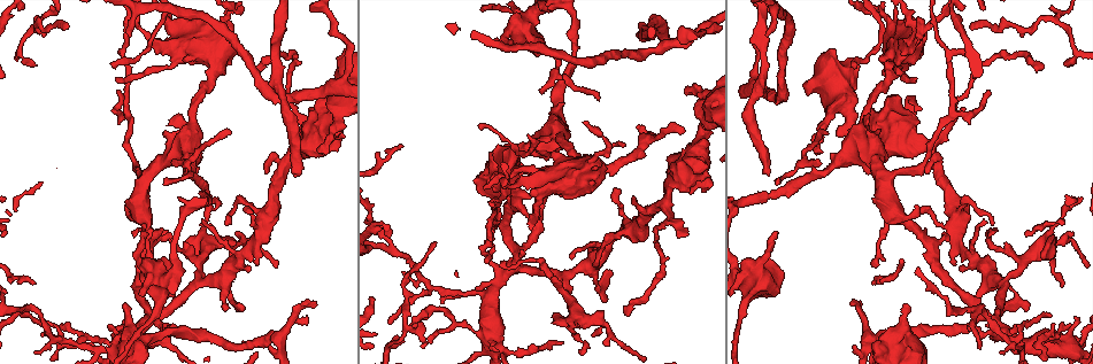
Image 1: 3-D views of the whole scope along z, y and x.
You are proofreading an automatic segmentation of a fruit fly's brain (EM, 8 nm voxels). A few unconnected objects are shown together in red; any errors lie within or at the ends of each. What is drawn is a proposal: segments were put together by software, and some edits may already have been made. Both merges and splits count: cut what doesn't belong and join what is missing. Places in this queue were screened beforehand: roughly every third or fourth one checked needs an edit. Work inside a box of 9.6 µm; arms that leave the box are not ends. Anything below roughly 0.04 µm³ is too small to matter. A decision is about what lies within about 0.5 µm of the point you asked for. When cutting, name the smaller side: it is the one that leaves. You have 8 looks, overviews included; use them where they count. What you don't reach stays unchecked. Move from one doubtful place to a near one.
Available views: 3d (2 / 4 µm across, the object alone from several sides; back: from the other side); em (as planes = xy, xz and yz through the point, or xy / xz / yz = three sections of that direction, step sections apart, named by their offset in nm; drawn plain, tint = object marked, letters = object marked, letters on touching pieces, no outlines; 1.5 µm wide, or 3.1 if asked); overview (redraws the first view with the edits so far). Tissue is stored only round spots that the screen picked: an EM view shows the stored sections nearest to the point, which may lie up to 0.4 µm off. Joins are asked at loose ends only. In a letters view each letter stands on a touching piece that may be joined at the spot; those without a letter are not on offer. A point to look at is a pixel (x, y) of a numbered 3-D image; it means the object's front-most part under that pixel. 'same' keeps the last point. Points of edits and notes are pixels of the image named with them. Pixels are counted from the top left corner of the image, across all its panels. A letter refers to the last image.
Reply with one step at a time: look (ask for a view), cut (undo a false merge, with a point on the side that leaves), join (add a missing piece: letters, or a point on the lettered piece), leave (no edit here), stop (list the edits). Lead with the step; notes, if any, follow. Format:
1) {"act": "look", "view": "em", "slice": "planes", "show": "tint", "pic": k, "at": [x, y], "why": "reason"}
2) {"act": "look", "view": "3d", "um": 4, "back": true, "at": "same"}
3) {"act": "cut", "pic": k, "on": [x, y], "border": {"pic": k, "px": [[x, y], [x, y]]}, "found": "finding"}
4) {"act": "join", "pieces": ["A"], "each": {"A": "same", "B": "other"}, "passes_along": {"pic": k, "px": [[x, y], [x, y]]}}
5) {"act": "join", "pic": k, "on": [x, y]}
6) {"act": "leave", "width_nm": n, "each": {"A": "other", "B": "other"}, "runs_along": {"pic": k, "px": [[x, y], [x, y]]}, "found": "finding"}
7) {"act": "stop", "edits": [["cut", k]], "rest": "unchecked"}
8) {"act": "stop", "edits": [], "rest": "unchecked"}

{"act": "look", "view": "3d", "um": 2, "back": true, "pic": 1, "at": [767, 174], "why": "free end"}

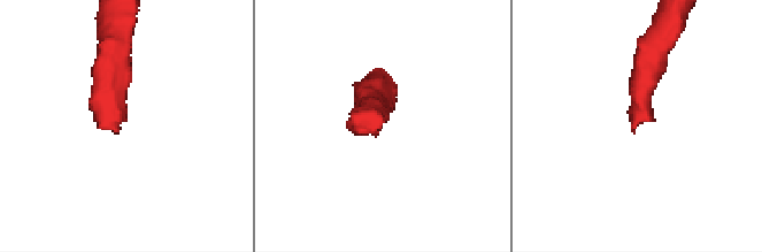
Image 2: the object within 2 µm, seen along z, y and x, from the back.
{"act": "look", "view": "em", "slice": "xz", "step": 8, "show": "letters", "pic": 2, "at": [375, 133], "why": "shape alone is not enough"}

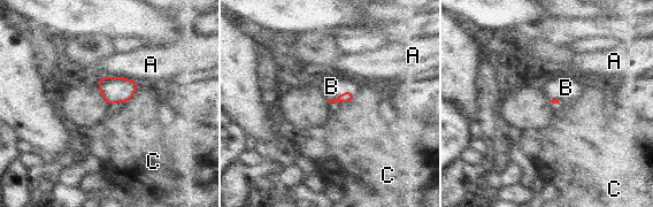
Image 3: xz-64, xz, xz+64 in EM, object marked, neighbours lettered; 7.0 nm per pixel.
{"act": "join", "pieces": ["B"], "longest_contact_nm": ["A", 300], "each": {"A": "other", "B": "same", "C": "other"}, "passes_along": {"pic": 3, "px": [[346, 97], [342, 93], [331, 86]]}, "found": "the neuron continues"}

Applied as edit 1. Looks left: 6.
{"act": "look", "view": "overview", "why": "see it whole again"}

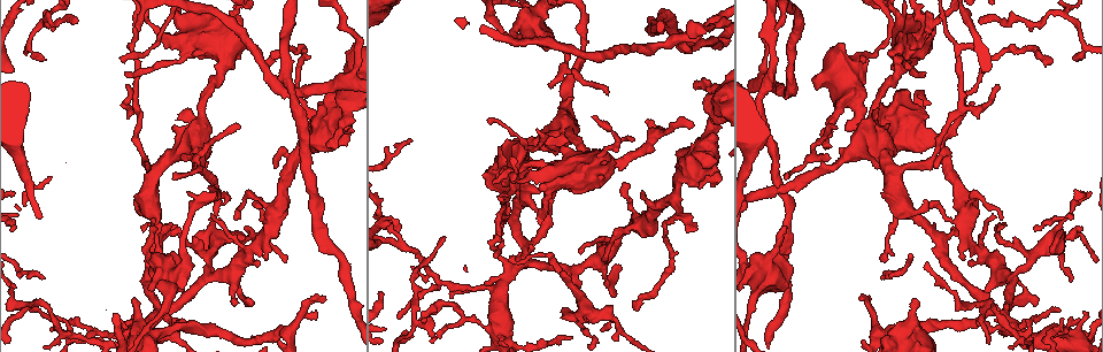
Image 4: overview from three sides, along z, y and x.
{"act": "look", "view": "em", "slice": "planes", "show": "letters", "pic": 4, "at": [325, 300], "why": "branch stops here"}

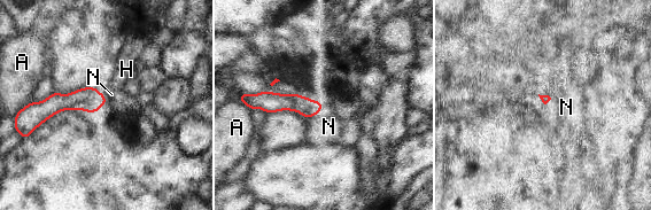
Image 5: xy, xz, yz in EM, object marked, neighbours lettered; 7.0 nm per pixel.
{"act": "leave", "each": {"A": "other", "H": "other", "N": "other"}, "runs_along": {"pic": 5, "px": [[102, 99], [55, 102], [35, 110]]}, "found": "none of them fits"}

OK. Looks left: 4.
{"act": "look", "view": "em", "slice": "xy", "step": 8, "show": "tint", "pic": 4, "at": [38, 302], "why": "a fork"}

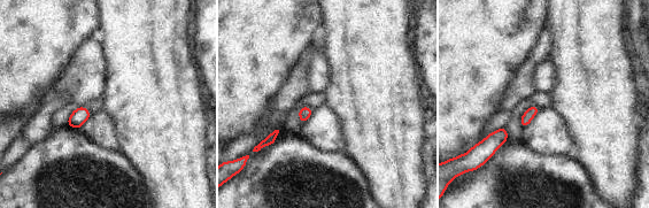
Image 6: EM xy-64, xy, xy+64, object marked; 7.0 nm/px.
{"act": "look", "view": "em", "slice": "planes", "show": "letters", "at": "same", "why": "another direction"}

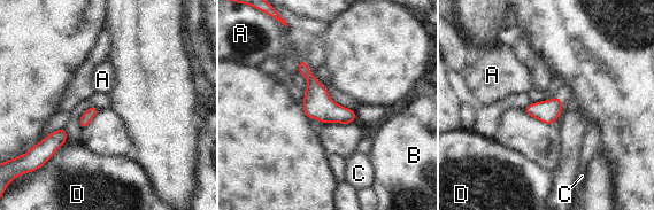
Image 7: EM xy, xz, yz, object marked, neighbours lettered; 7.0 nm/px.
{"act": "leave", "each": {"A": "other", "B": "other", "C": "other", "D": "other"}, "found": "all the same neuron"}

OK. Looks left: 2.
{"act": "stop", "edits": [["join", 3]], "rest": "unchecked"}

